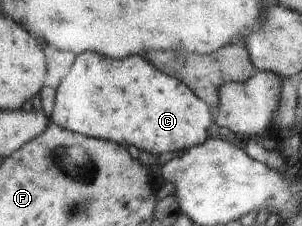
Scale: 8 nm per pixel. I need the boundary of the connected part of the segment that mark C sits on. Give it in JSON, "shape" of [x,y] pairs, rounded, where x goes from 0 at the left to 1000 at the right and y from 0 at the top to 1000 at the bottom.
{"shape":[[[281,226],[252,252],[245,292],[185,394],[179,496],[162,540],[258,597],[377,619],[391,637],[424,646],[437,637],[460,668],[540,681],[623,664],[682,628],[689,558],[702,558],[702,513],[682,460],[675,442],[652,434],[609,363],[596,363],[583,341],[550,336],[467,243],[391,265],[354,257],[325,230]]]}

